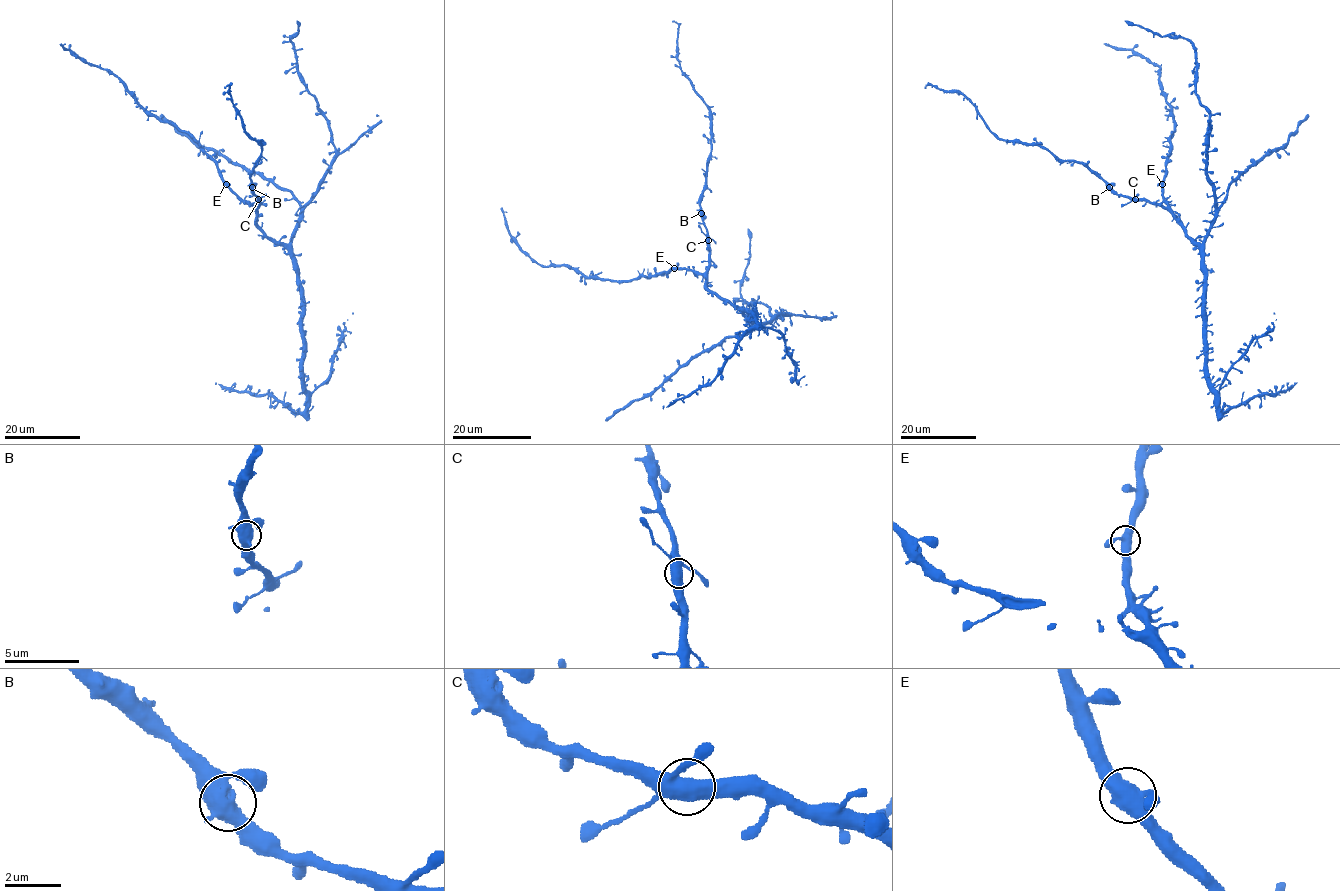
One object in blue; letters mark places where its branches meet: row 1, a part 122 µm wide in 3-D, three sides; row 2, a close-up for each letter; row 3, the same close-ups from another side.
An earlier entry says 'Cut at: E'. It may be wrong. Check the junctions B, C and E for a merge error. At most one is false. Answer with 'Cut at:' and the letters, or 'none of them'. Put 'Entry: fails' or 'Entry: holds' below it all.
Cut at: none of them
Entry: fails

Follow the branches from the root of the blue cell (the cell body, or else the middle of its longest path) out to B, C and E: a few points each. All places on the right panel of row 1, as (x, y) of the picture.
B: (1189, 236), (1185, 228), (1166, 209), (1119, 196), (1109, 187)
C: (1189, 236), (1185, 228), (1166, 209), (1135, 199)
E: (1189, 236), (1165, 201), (1162, 183)

